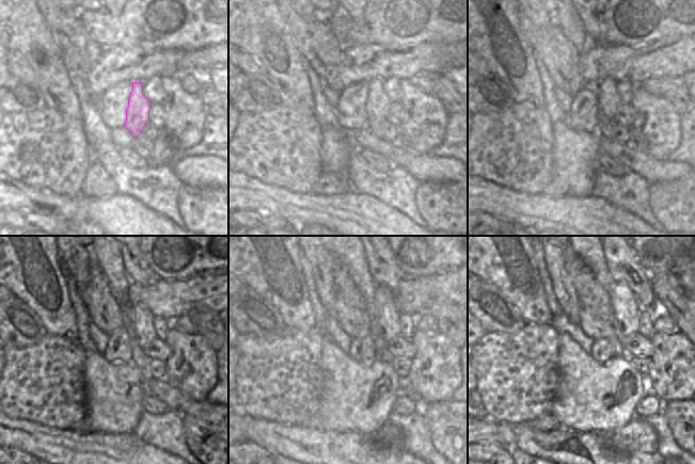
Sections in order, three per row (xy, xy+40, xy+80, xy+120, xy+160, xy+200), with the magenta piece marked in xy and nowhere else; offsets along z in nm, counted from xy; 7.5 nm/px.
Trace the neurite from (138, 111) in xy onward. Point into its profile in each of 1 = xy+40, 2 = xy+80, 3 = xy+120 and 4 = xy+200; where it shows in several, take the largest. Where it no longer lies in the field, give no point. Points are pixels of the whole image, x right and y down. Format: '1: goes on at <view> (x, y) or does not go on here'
1: goes on at xy+40 (378, 104)
2: goes on at xy+80 (613, 94)
3: goes on at xy+120 (138, 320)
4: goes on at xy+200 (627, 310)

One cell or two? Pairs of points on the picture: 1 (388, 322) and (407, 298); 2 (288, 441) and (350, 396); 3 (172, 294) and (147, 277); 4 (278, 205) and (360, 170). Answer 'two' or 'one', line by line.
1: two
2: two
3: two
4: two

